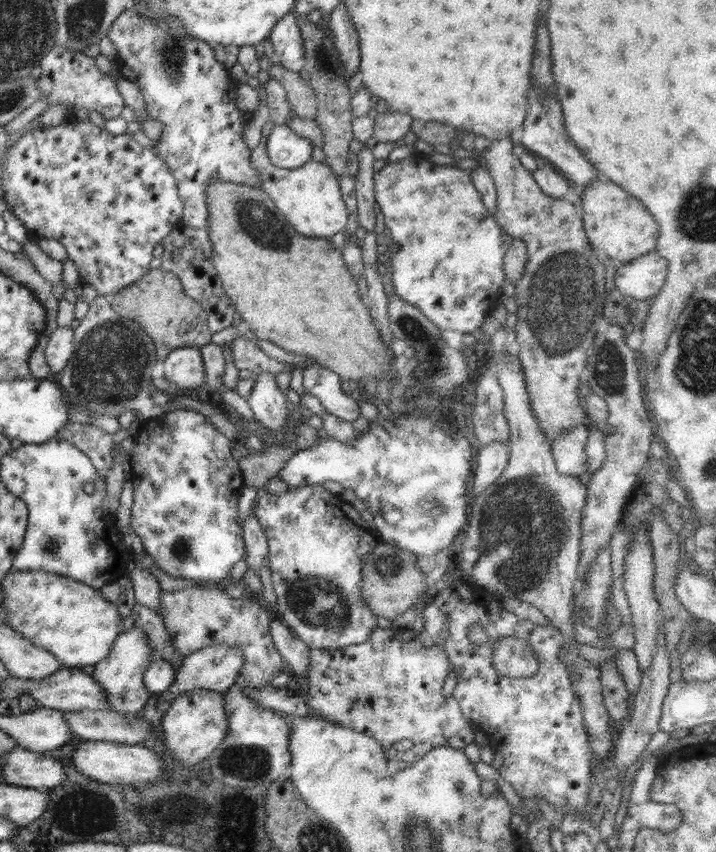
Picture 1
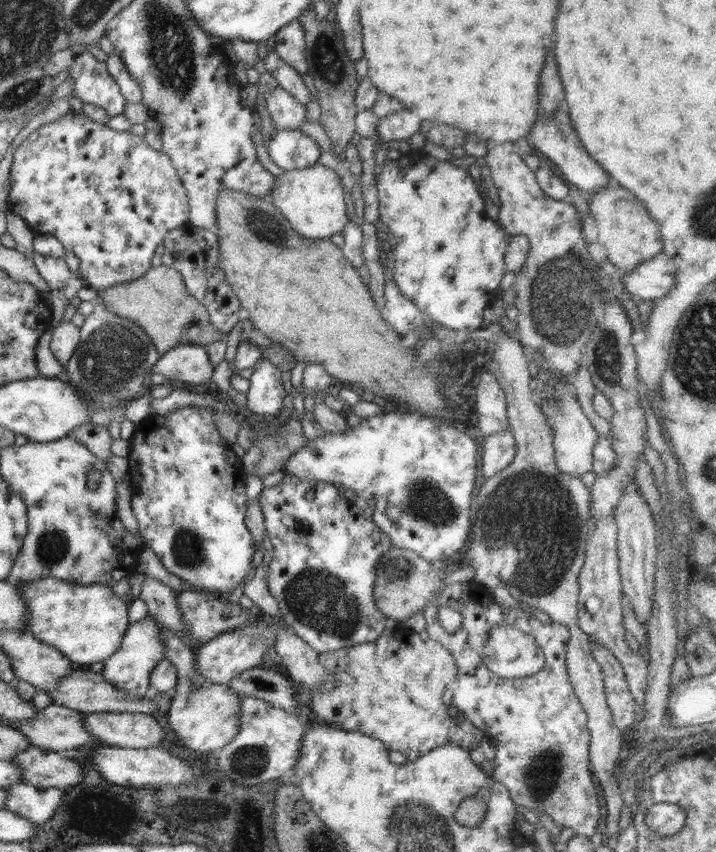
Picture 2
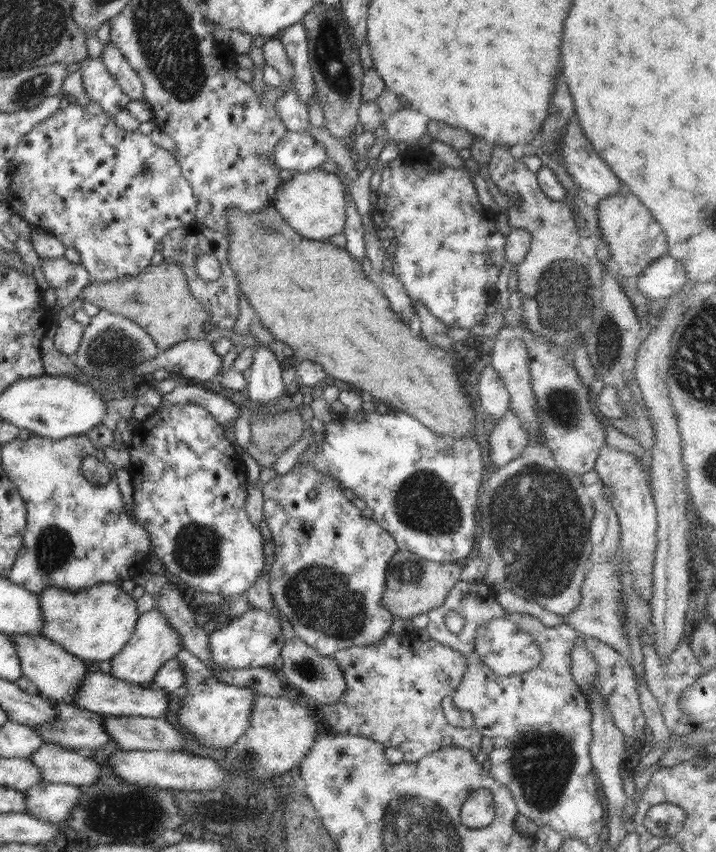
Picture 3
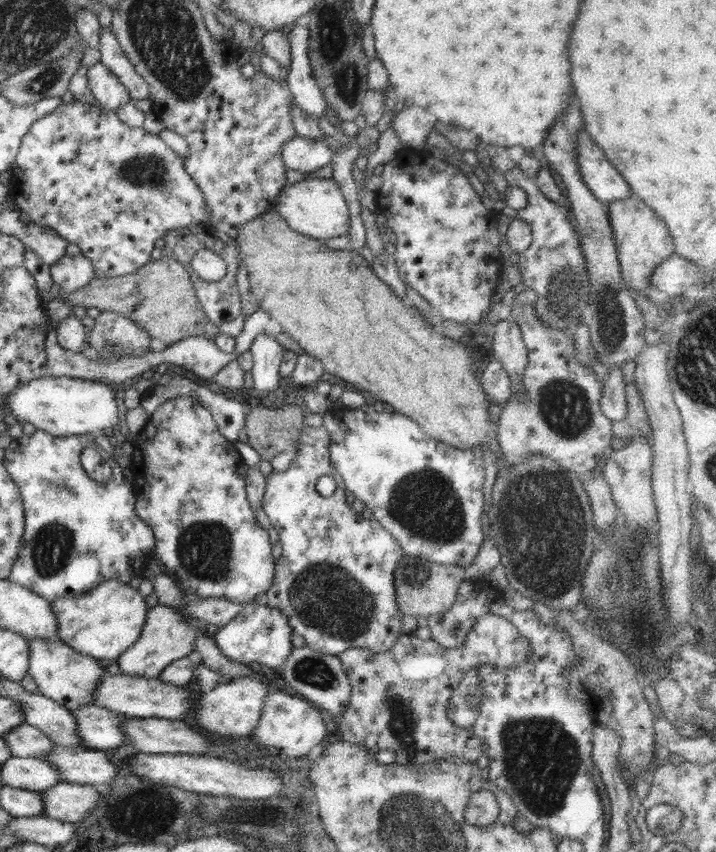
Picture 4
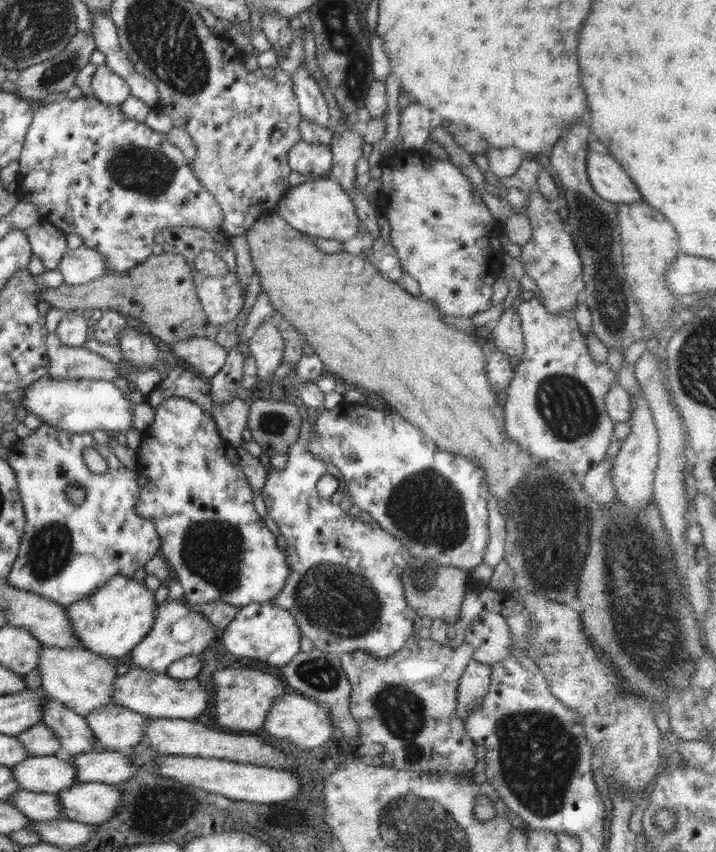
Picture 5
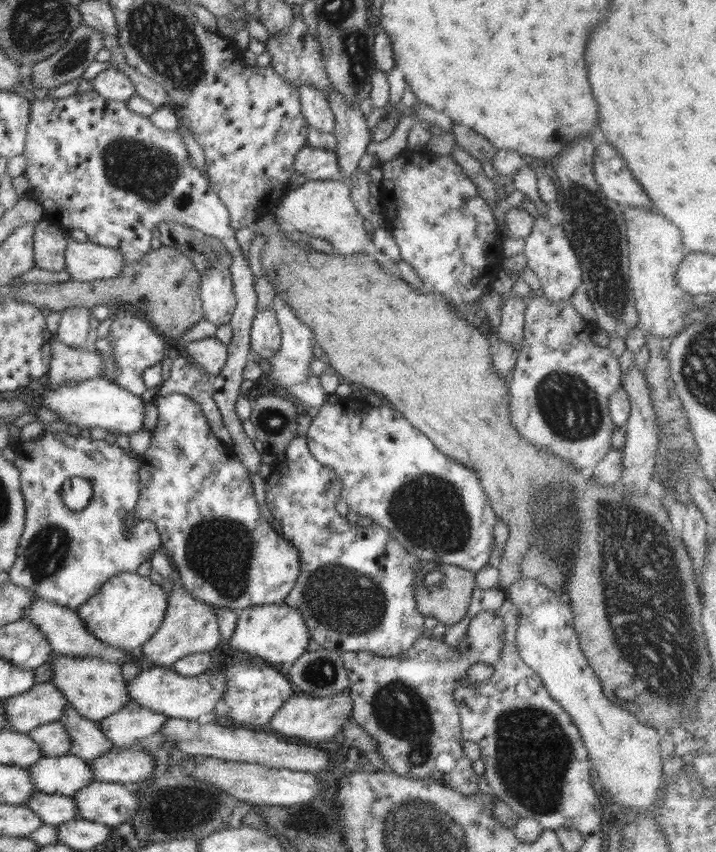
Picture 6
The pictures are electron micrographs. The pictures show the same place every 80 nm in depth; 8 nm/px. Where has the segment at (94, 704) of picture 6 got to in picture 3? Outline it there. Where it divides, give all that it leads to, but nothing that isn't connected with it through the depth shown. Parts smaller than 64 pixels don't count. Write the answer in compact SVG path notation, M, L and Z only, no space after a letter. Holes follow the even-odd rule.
M8 634L16 646L16 653L20 659L22 674L33 682L40 694L46 694L57 703L72 703L73 696L77 693L81 680L90 672L86 661L68 653L59 644L54 644L42 634Z

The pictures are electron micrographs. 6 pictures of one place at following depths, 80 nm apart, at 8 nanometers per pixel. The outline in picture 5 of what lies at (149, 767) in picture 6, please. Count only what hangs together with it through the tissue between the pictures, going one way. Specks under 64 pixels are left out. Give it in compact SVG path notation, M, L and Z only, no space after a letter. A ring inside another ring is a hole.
M106 750L69 756L77 768L80 783L116 785L133 777L135 768L129 755Z

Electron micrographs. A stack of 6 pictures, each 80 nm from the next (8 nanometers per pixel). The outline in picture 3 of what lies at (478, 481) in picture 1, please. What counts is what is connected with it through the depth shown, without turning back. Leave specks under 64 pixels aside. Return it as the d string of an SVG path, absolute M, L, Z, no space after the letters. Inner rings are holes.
M510 409L501 418L489 435L489 458L495 468L501 469L527 447L529 436L520 424L519 416Z

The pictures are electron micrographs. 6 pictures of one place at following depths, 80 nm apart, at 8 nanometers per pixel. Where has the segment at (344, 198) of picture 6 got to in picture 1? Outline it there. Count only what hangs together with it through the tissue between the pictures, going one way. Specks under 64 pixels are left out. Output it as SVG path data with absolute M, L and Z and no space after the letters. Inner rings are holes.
M262 144L251 150L250 164L260 173L261 188L288 219L295 232L308 238L322 239L344 232L349 211L340 193L340 180L336 179L328 165L310 160L298 168L283 169L268 160Z

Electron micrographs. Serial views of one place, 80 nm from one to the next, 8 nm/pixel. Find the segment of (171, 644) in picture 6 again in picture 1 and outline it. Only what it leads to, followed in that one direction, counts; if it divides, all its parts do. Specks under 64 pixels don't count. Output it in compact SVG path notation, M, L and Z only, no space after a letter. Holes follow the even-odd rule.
M134 626L120 632L114 639L112 650L108 652L107 658L94 665L94 671L91 674L105 690L112 710L128 716L141 713L150 696L145 688L143 676L148 665L156 659L154 649L149 645L146 633L141 628Z

